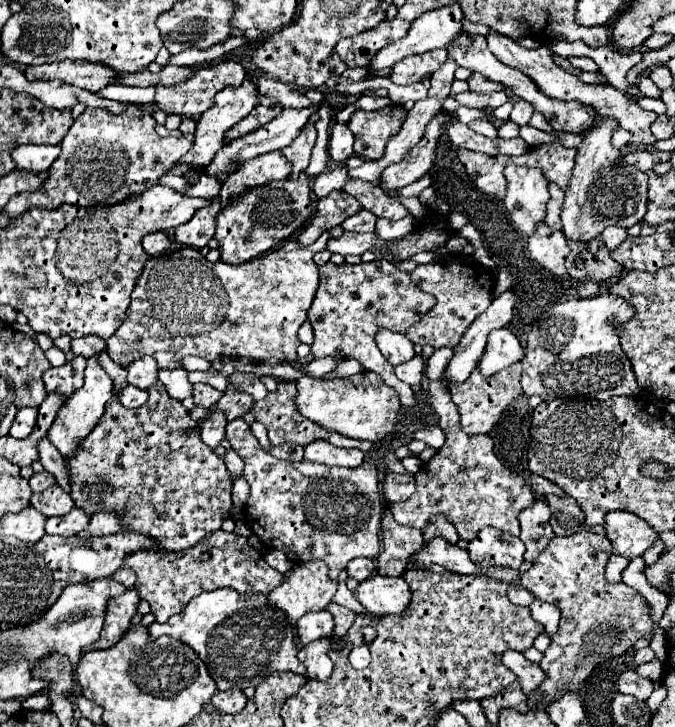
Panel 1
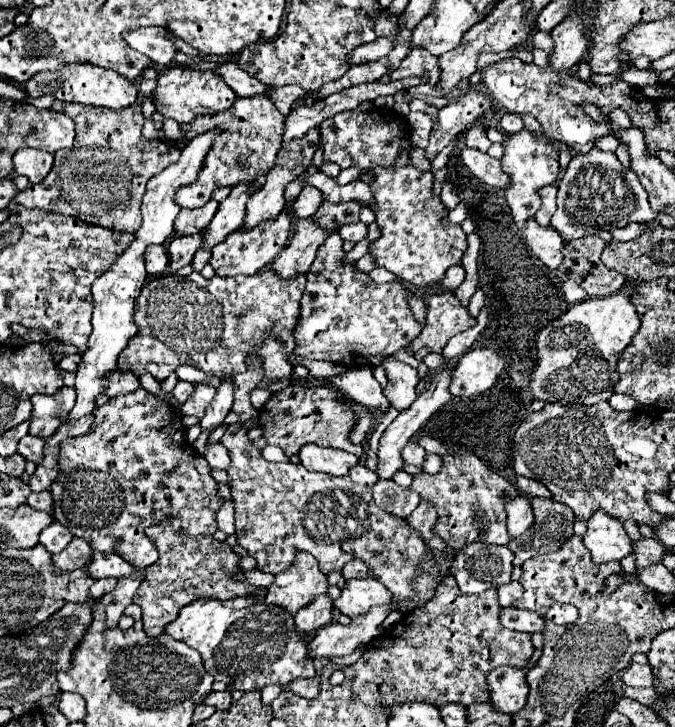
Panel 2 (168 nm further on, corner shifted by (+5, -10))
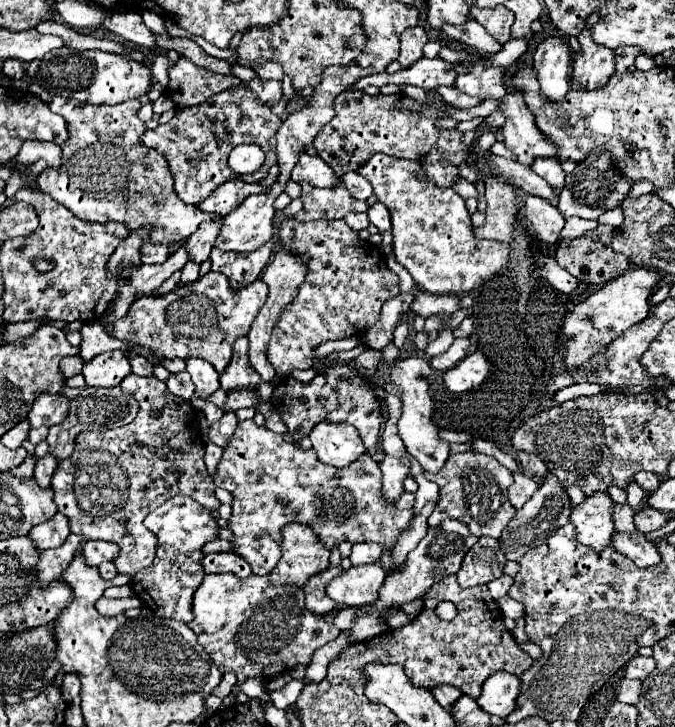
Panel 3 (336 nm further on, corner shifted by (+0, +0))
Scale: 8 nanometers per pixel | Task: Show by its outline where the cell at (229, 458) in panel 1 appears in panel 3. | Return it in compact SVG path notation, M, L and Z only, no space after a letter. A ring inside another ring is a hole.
M225 413L215 425L211 425L211 429L209 429L209 439L211 439L215 445L225 447L227 441L231 439L231 435L233 435L237 423L239 423L239 419L237 419L235 413Z

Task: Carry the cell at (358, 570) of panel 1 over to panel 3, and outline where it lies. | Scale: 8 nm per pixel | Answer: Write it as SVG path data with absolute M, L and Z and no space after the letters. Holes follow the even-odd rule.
M355 543L349 559L353 565L363 565L363 563L377 563L381 555L383 545L379 543Z

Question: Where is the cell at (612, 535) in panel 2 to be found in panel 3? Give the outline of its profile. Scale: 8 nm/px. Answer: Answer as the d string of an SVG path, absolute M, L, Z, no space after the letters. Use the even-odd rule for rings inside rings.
M595 493L585 497L583 503L571 505L569 521L575 525L577 541L581 545L603 549L611 545L611 533L615 531L611 521L613 501L607 493Z

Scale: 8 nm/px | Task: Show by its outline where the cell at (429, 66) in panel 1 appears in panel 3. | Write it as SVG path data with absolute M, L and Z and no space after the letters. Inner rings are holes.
M409 27L403 31L401 37L401 53L399 53L399 63L401 65L413 65L417 59L423 57L423 45L429 41L427 33L423 27Z

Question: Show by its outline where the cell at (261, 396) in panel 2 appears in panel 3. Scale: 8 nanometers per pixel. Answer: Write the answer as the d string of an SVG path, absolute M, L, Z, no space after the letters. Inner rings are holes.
M235 389L235 391L227 393L227 401L221 409L223 411L237 411L241 407L253 407L255 403L259 403L259 395L255 389Z

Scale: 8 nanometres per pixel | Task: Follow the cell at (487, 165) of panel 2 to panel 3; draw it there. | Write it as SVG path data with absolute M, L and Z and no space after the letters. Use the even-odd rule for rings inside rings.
M487 155L489 159L489 165L493 167L493 171L501 177L505 177L507 181L511 181L515 187L523 189L525 193L529 195L537 195L545 201L549 201L553 207L557 207L557 201L559 197L555 195L555 191L547 185L547 181L543 181L543 177L535 175L529 167L517 163L517 161L511 161L511 159L505 159L505 157L497 157L497 155Z

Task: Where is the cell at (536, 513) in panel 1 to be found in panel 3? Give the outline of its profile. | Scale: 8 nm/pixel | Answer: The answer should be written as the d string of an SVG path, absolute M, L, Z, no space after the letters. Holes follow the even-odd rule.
M513 473L513 485L509 487L509 501L515 509L521 509L529 499L531 495L535 493L535 489L539 487L539 483L533 479L533 477L527 477L523 473Z

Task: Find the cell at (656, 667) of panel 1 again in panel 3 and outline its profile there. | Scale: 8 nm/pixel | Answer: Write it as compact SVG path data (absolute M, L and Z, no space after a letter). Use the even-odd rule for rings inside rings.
M623 679L617 699L621 703L629 703L635 705L635 701L639 701L639 691L641 691L641 681L631 681L631 679Z

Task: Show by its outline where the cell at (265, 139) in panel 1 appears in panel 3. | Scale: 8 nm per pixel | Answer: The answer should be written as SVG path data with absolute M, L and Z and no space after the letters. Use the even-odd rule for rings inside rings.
M419 59L415 65L401 69L393 75L377 73L371 77L363 77L355 83L353 89L365 89L367 85L383 87L383 85L415 85L423 89L439 89L439 87L455 87L457 71L451 63L443 59Z

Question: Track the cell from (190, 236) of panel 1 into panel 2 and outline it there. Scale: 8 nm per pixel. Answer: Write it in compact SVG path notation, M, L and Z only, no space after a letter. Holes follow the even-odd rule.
M194 233L190 237L176 237L172 241L168 241L168 255L170 255L170 269L178 271L184 265L192 263L192 257L196 253L196 249L202 245L204 233Z

